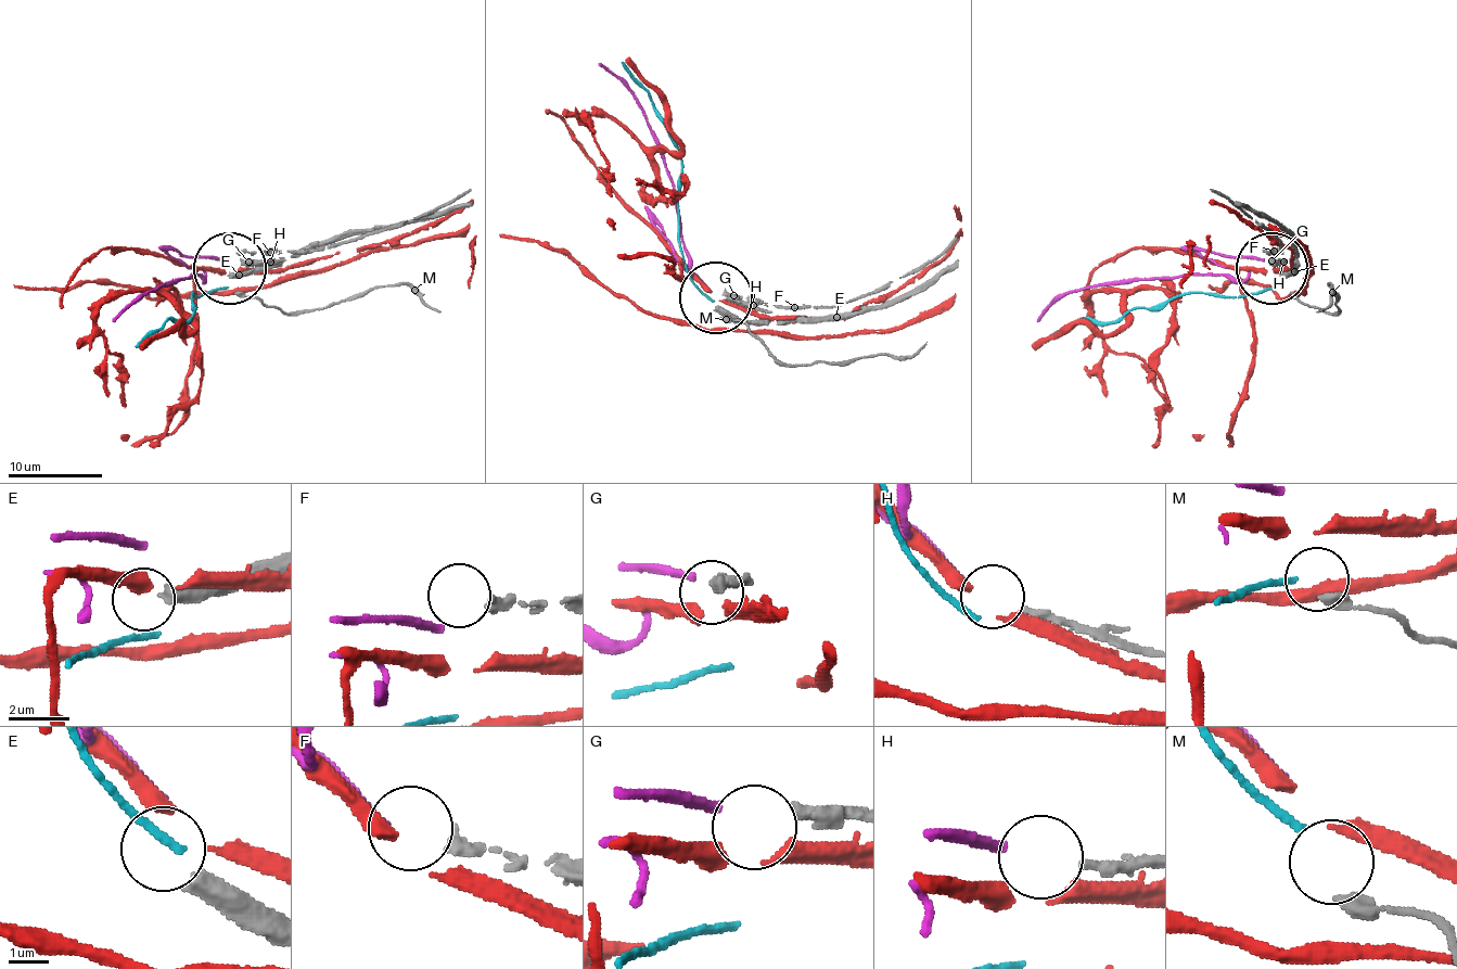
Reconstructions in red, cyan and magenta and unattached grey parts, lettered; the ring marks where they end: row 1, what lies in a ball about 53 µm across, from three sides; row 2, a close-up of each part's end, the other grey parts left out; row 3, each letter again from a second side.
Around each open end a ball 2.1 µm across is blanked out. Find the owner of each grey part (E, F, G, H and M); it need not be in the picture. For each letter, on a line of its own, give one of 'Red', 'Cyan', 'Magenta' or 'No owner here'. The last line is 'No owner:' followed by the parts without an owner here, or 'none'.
E: No owner here
F: No owner here
G: Magenta
H: No owner here
M: Cyan
No owner: E, F, H

